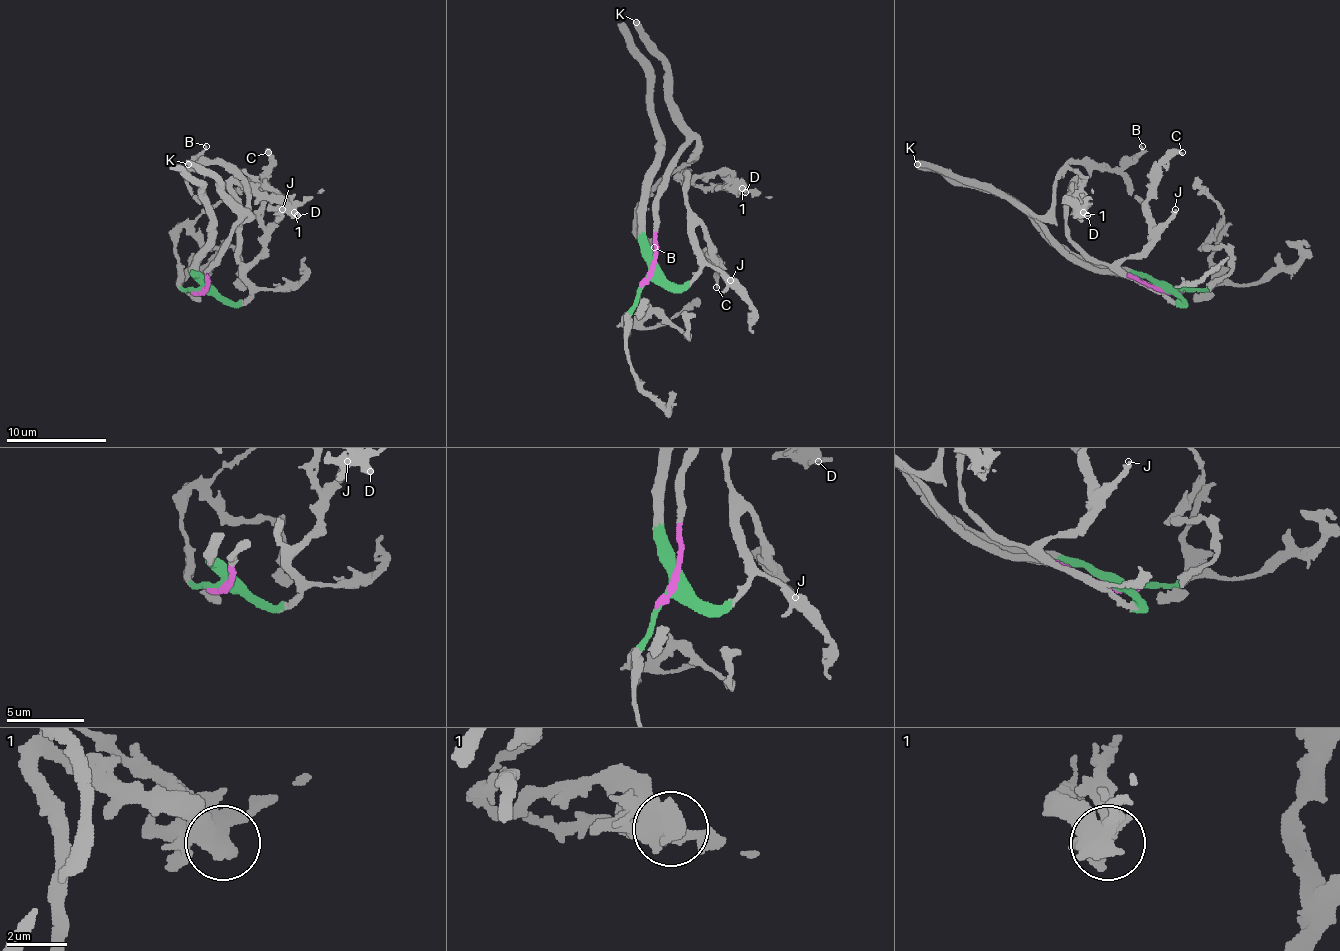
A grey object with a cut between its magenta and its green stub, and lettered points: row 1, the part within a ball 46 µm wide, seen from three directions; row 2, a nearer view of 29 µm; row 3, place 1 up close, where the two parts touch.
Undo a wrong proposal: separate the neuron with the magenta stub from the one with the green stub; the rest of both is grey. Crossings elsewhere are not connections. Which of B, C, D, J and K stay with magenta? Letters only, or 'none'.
B, K

